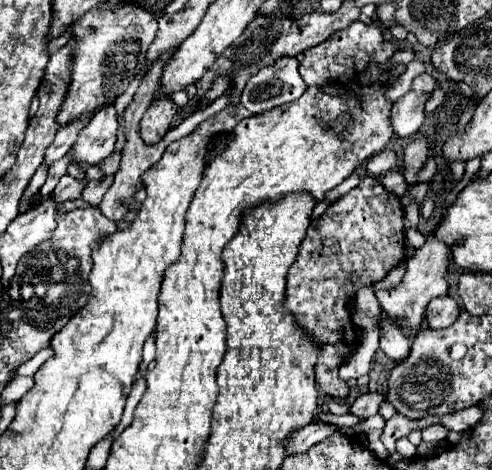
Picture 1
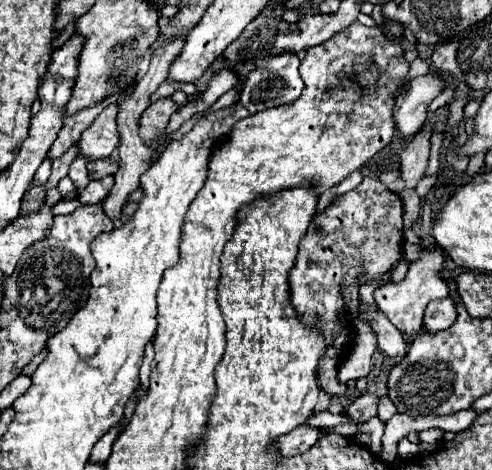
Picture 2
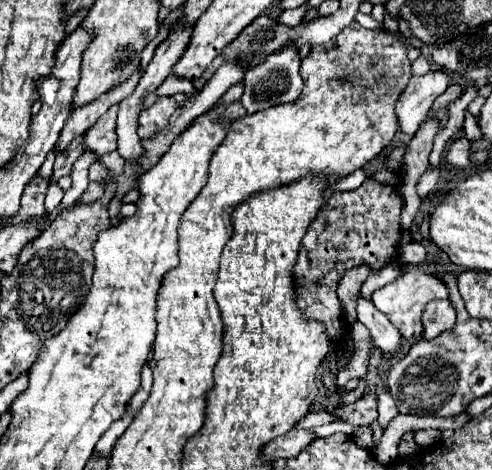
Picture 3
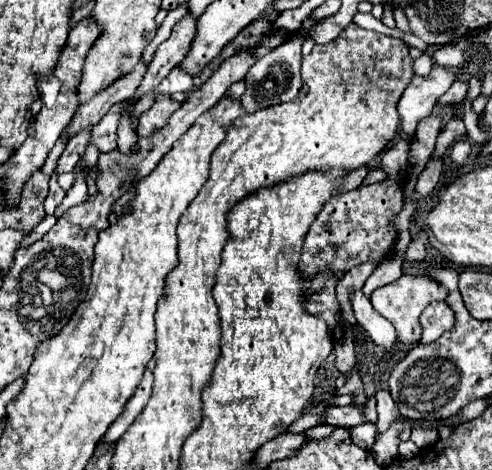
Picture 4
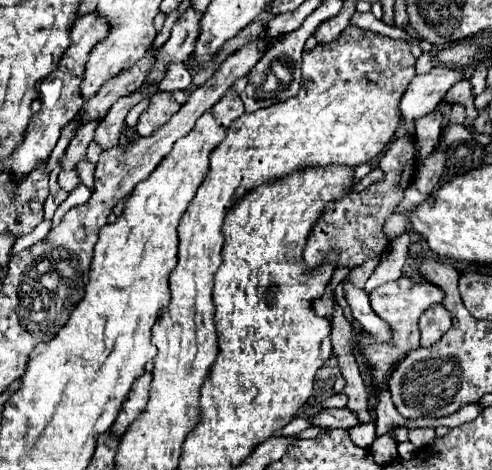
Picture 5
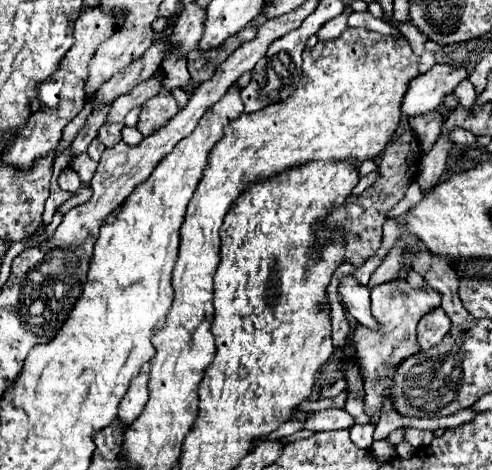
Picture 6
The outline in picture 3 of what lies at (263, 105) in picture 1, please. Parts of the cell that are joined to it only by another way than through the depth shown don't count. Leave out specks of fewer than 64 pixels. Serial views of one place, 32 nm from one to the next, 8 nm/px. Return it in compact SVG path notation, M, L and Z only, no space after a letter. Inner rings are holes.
M282 48L280 52L274 52L272 56L266 56L256 68L250 68L244 76L244 94L242 94L242 106L248 114L254 114L258 110L286 104L296 100L302 90L302 78L300 78L300 50L298 48Z

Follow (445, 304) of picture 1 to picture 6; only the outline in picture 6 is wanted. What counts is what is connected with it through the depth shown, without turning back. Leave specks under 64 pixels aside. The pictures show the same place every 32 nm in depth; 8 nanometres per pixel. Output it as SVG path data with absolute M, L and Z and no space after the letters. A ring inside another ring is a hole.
M442 308L428 312L418 324L418 344L422 350L436 346L450 330L450 318Z

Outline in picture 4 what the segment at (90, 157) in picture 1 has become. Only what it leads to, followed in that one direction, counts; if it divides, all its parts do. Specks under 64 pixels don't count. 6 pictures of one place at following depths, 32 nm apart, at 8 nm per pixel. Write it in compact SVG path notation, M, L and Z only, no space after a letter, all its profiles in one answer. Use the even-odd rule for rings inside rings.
M124 100L120 104L114 104L110 108L110 112L98 122L94 124L92 130L92 144L96 144L100 148L100 152L110 152L116 148L116 132L118 132L118 124L120 124L120 112L124 112Z

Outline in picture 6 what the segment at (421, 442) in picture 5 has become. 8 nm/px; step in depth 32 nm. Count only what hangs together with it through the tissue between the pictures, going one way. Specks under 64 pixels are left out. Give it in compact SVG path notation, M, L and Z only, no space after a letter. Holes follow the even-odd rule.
M402 428L402 430L404 430L404 440L414 448L428 446L434 438L434 434L430 430L418 430L418 428Z

